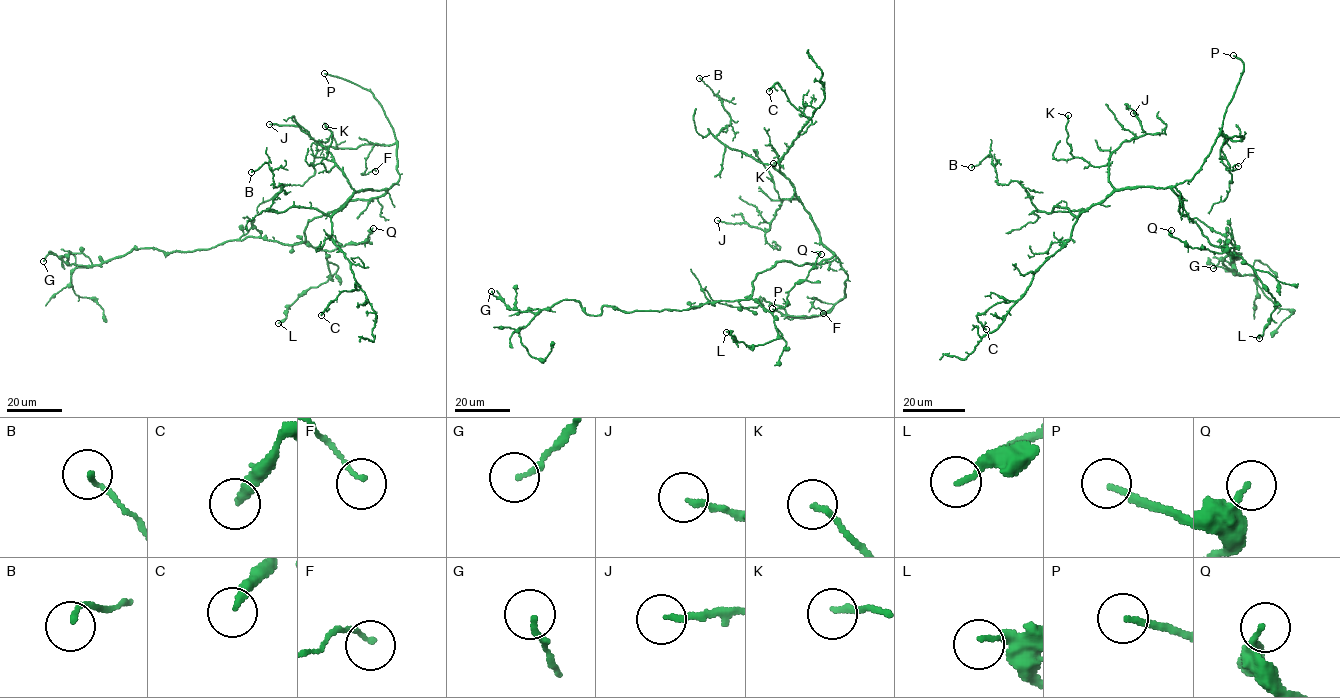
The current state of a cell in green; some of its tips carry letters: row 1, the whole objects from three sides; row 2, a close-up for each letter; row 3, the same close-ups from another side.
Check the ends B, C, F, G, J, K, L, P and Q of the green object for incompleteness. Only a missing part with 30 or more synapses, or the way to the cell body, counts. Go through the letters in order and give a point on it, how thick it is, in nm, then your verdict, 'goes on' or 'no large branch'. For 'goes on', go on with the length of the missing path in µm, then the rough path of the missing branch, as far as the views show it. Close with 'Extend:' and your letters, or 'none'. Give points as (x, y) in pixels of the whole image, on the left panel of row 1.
B: place (251, 172); calibre 140 nm; no large branch
C: place (321, 315); calibre 240 nm; no large branch
F: place (375, 171); calibre 130 nm; no large branch
G: place (43, 261); calibre 150 nm; no large branch
J: place (269, 124); calibre 150 nm; no large branch
K: place (325, 126); calibre 170 nm; no large branch
L: place (278, 323); calibre 160 nm; no large branch
P: place (324, 73); calibre 170 nm; goes on; missing 20 µm; course (324, 73), (279, 55)
Q: place (373, 228); calibre 200 nm; no large branch
Extend: P

